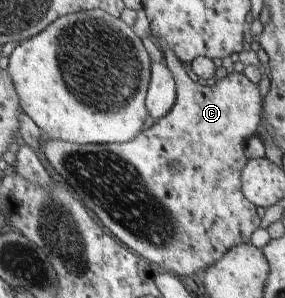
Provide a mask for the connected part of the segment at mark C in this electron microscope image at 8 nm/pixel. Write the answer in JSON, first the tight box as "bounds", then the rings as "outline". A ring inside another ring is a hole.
{"bounds":[42,39,264,275],"outline":[[[158,39],[158,42],[155,43],[160,48],[163,58],[168,64],[169,69],[171,69],[171,73],[174,74],[175,83],[178,86],[178,100],[175,103],[174,109],[171,109],[171,112],[166,117],[156,121],[132,141],[126,143],[77,144],[71,141],[64,141],[63,139],[52,140],[50,137],[45,138],[42,145],[42,157],[54,175],[71,187],[82,199],[82,202],[90,212],[99,221],[103,221],[111,229],[111,234],[115,233],[119,240],[130,250],[146,258],[149,262],[157,264],[166,272],[174,272],[178,275],[202,274],[205,269],[211,268],[211,265],[222,259],[232,248],[235,248],[237,245],[250,244],[254,234],[261,227],[261,217],[257,213],[258,206],[251,203],[247,199],[246,194],[243,193],[242,174],[243,169],[246,169],[247,163],[250,161],[246,153],[247,141],[250,141],[251,137],[259,134],[258,130],[262,125],[261,109],[264,109],[263,97],[261,97],[259,85],[251,81],[243,72],[237,73],[235,71],[218,82],[209,82],[207,85],[201,85],[201,83],[197,83],[197,81],[193,81],[189,77],[185,65],[179,61],[179,57],[173,53],[173,49],[169,49],[165,45],[165,41]],[[175,164],[179,168],[177,173],[171,172],[171,167]]]}

